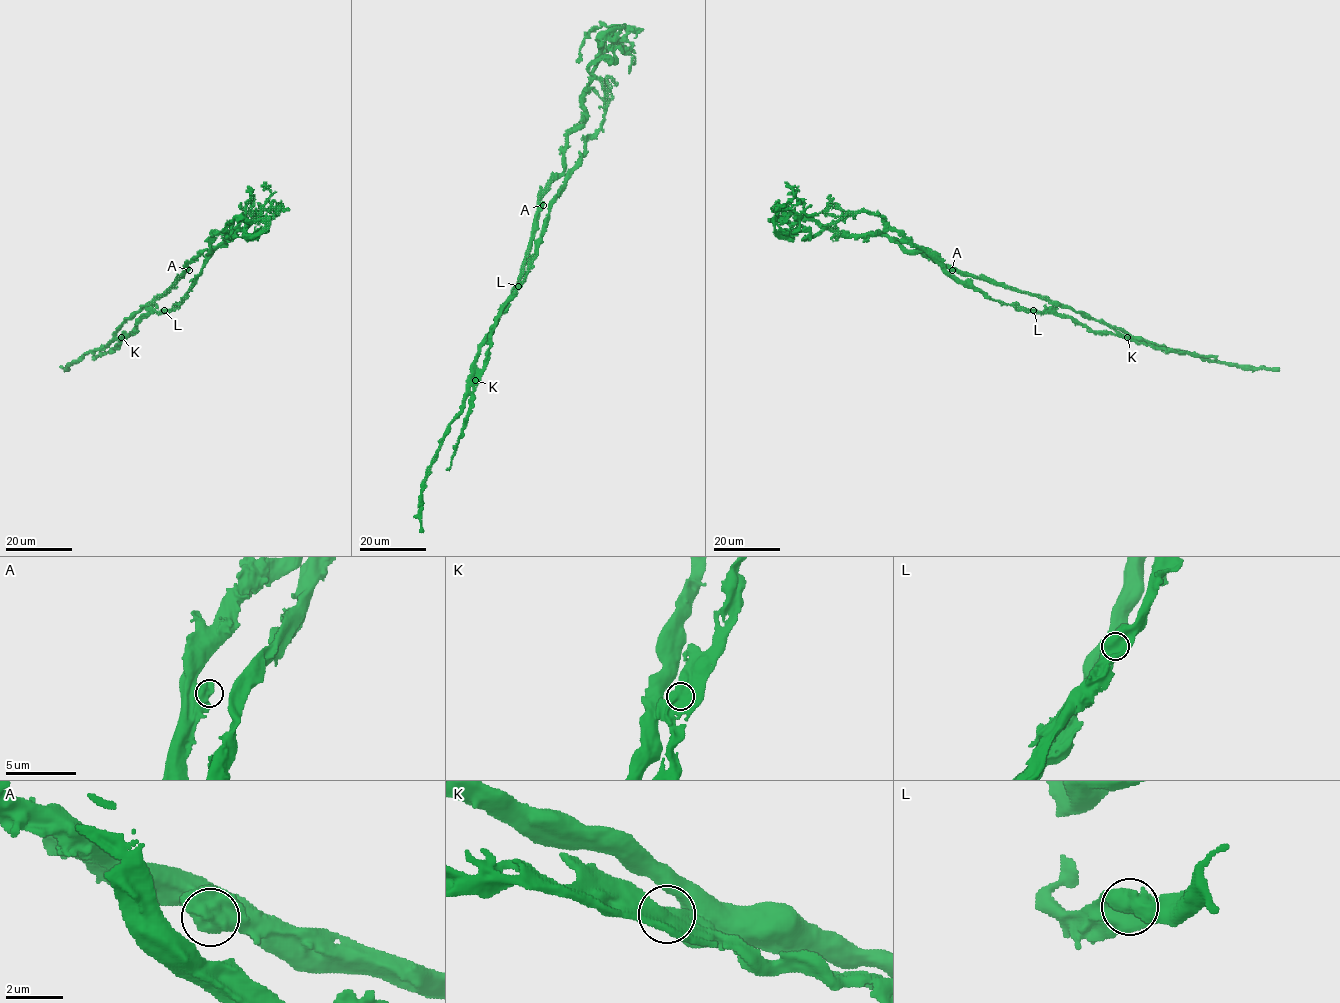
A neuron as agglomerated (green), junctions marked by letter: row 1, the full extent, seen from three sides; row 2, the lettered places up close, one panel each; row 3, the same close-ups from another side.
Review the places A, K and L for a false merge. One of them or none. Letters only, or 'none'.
K

